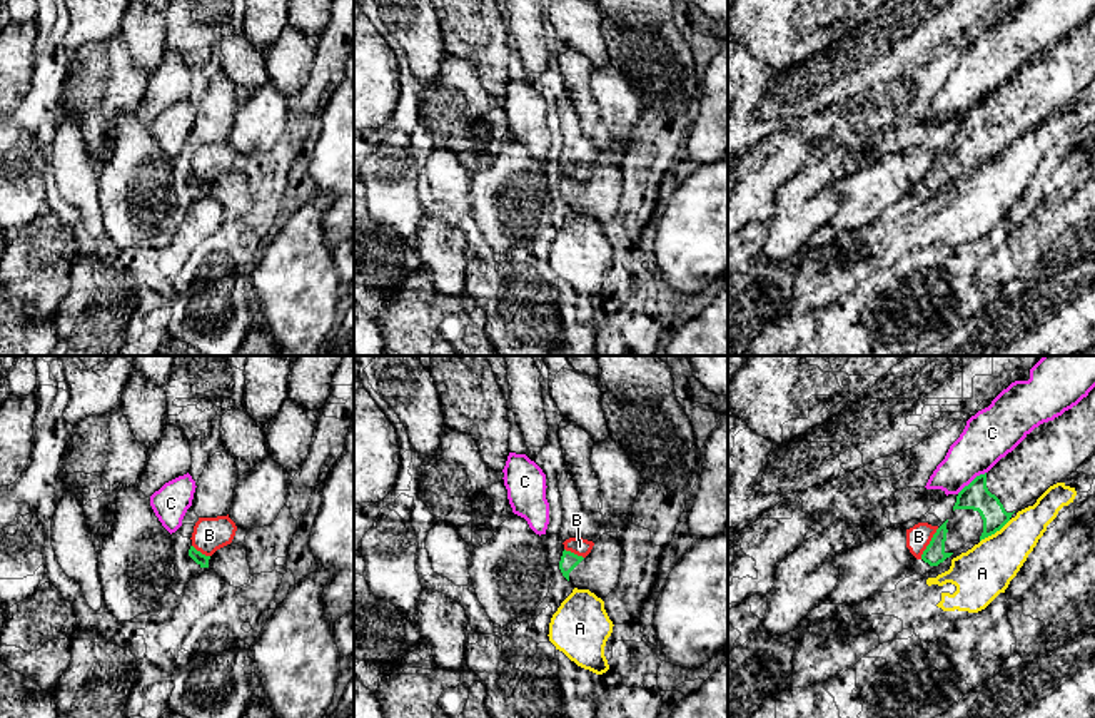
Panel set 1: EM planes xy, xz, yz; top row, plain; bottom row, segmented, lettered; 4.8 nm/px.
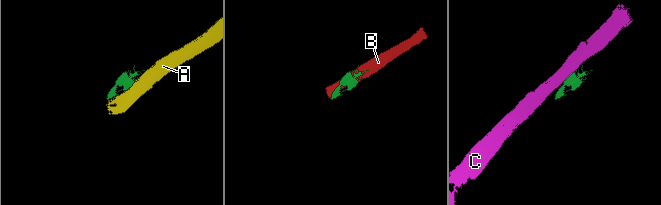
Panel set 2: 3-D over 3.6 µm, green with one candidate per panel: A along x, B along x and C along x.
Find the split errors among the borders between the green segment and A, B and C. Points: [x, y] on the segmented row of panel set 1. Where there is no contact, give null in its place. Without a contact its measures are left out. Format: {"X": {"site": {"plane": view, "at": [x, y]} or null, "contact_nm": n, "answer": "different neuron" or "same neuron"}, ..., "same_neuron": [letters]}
{"A": {"site": {"plane": "yz", "at": [995, 531]}, "contact_nm": 190, "answer": "different neuron"}, "B": {"site": {"plane": "yz", "at": [930, 543]}, "contact_nm": 180, "answer": "different neuron"}, "C": {"site": {"plane": "yz", "at": [972, 481]}, "contact_nm": 180, "answer": "different neuron"}, "same_neuron": []}

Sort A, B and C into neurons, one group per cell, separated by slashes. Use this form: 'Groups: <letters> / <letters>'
Groups: A / B / C

